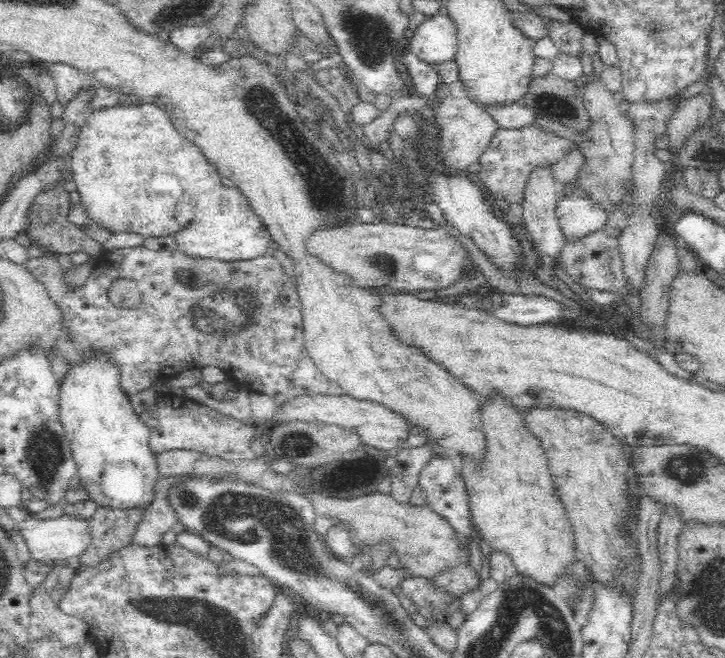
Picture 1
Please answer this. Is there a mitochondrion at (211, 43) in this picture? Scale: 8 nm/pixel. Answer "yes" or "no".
no

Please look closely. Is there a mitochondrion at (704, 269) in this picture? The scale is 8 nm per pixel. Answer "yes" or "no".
no

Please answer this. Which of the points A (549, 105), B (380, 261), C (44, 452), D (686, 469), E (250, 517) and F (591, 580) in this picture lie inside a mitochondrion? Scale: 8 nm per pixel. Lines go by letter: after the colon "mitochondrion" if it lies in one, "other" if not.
A: other
B: mitochondrion
C: mitochondrion
D: mitochondrion
E: mitochondrion
F: other

